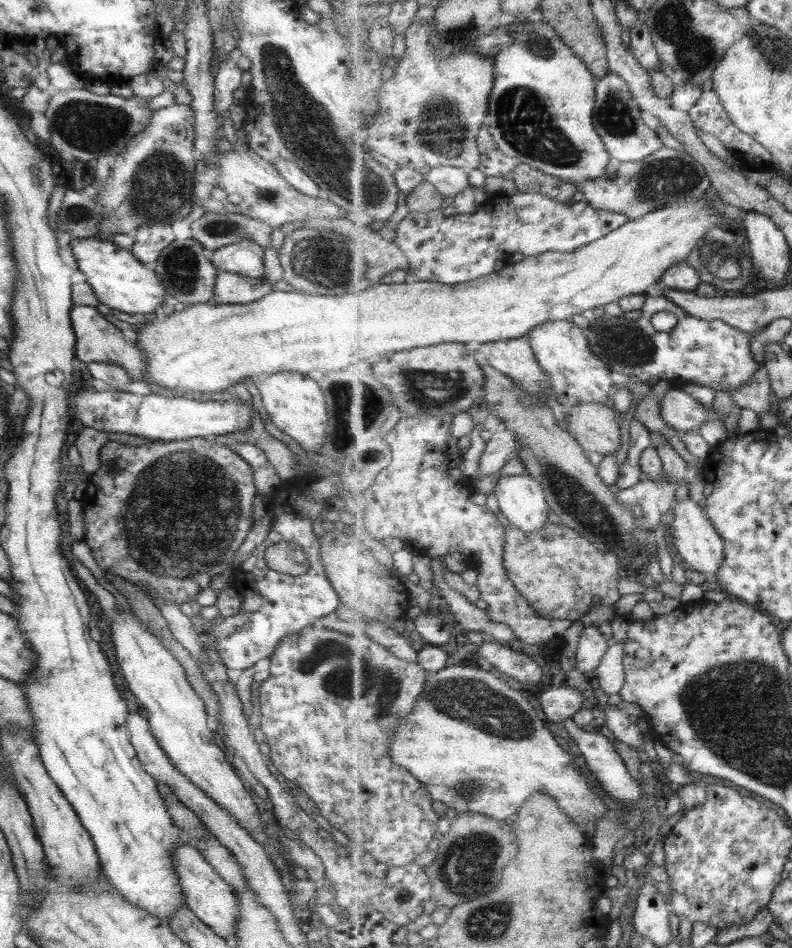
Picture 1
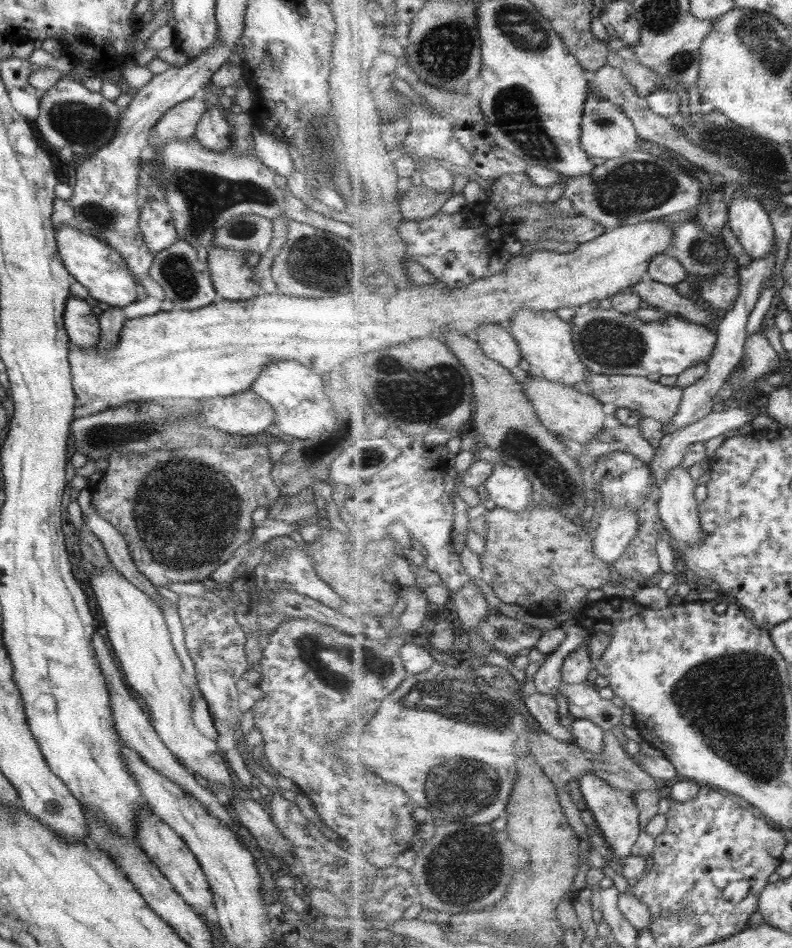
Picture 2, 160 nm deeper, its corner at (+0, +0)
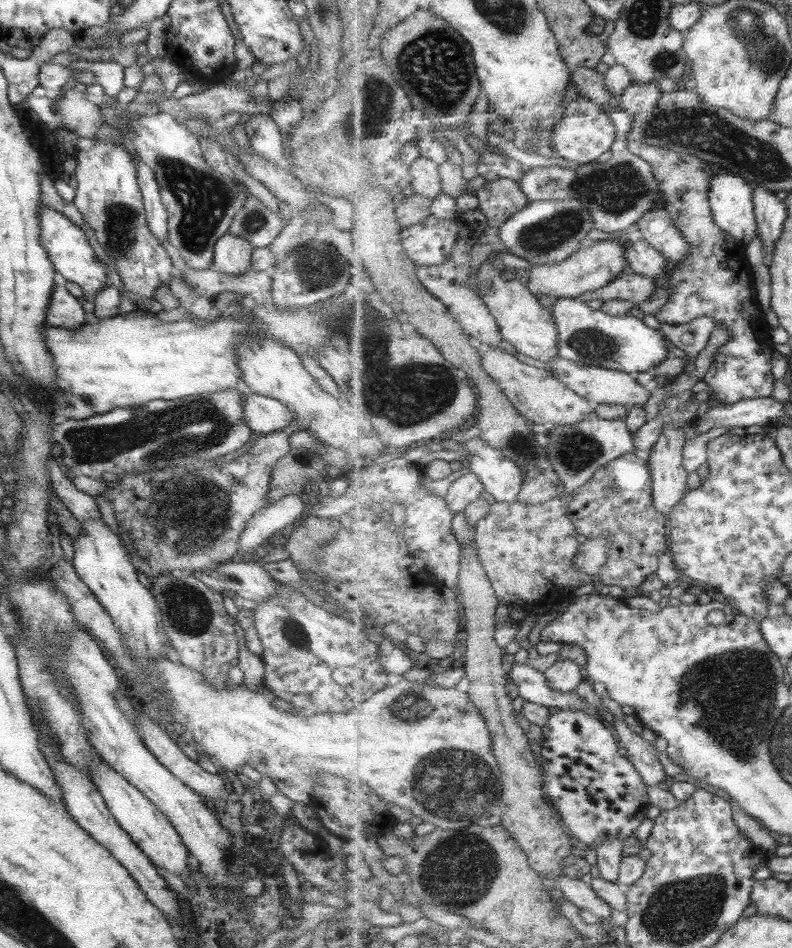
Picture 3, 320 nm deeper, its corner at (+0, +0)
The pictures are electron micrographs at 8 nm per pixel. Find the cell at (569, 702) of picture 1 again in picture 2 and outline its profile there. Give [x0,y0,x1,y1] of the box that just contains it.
[524,692,573,744]

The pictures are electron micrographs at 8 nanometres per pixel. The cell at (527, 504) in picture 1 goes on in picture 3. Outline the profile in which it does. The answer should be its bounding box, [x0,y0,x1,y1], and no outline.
[464,436,525,502]

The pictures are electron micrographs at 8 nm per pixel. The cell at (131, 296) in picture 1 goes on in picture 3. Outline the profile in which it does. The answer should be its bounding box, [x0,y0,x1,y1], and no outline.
[36,205,108,294]

